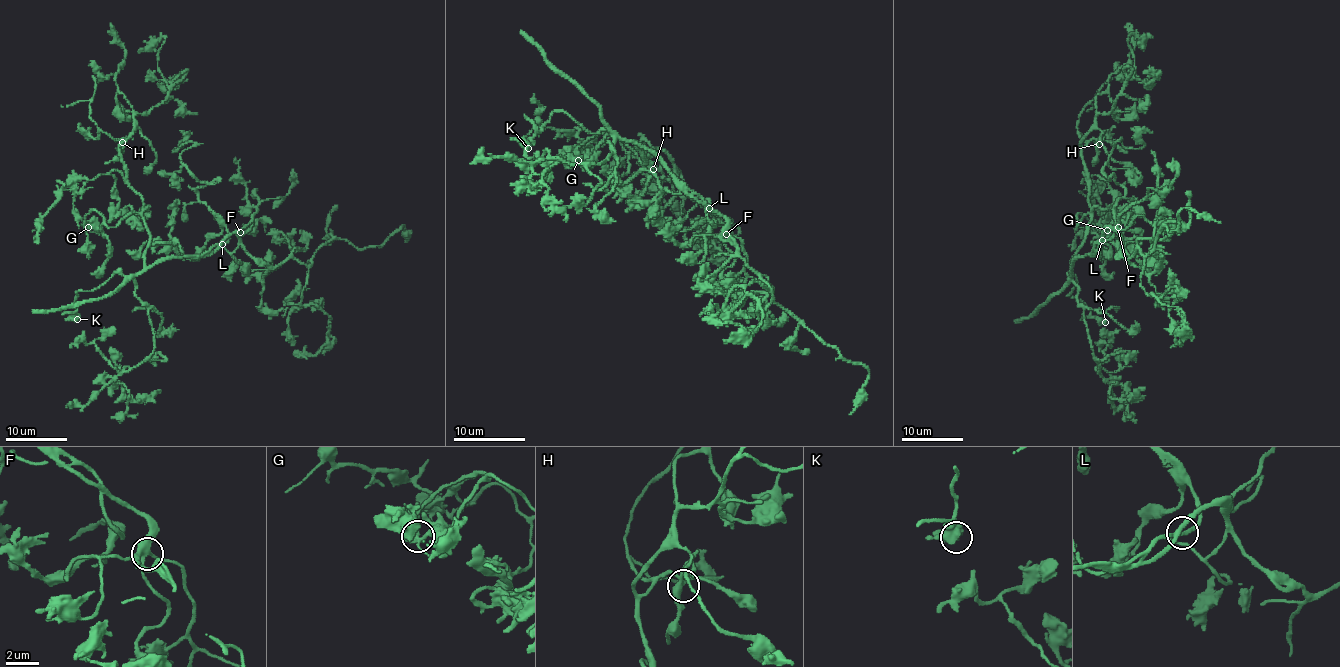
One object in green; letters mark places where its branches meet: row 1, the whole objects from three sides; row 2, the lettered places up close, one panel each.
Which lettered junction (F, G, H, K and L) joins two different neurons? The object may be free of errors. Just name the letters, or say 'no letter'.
G

